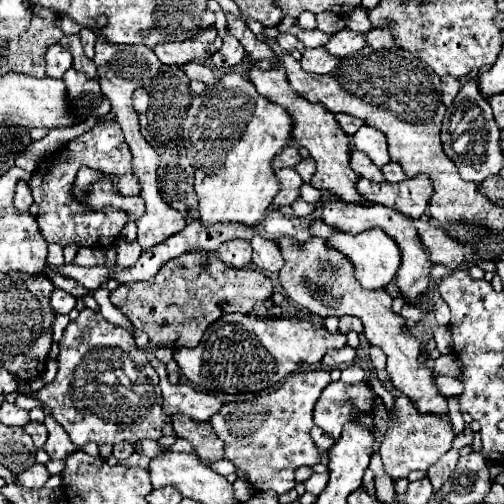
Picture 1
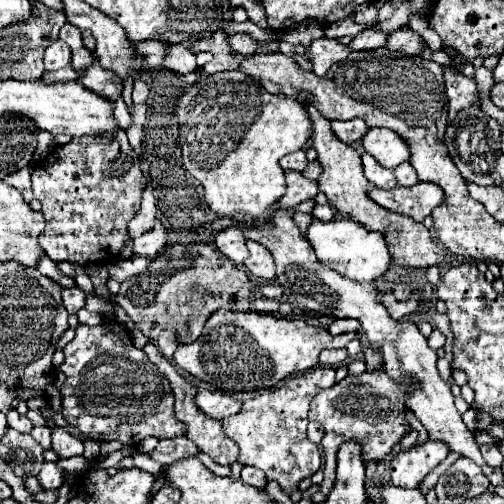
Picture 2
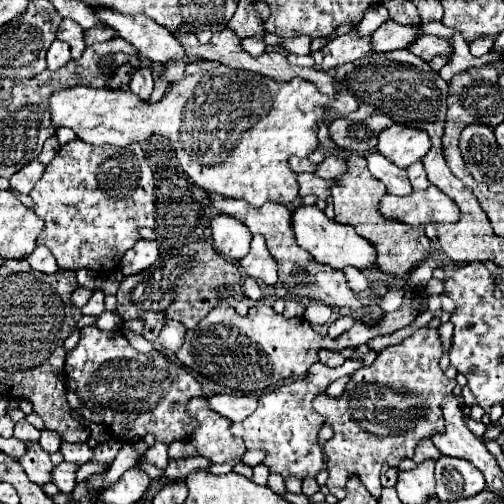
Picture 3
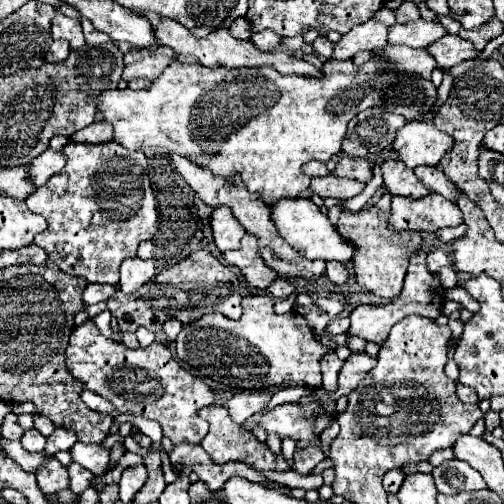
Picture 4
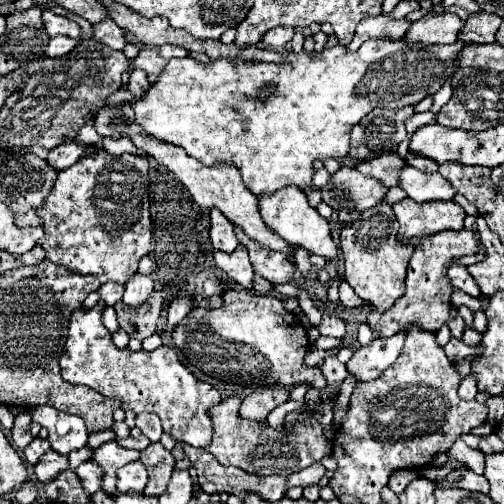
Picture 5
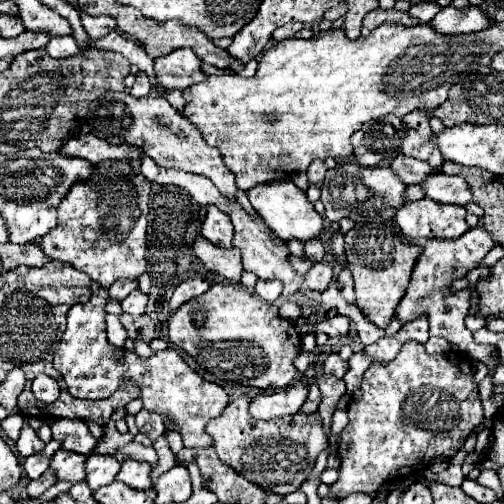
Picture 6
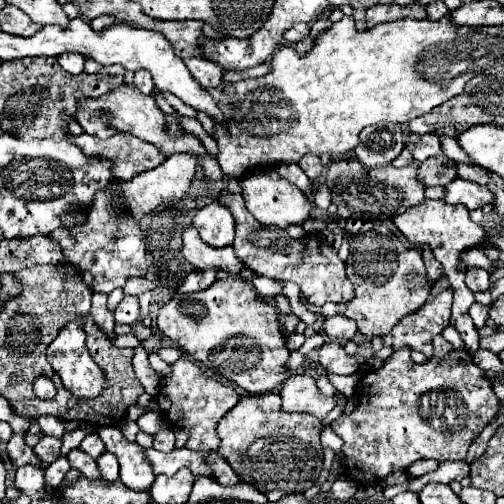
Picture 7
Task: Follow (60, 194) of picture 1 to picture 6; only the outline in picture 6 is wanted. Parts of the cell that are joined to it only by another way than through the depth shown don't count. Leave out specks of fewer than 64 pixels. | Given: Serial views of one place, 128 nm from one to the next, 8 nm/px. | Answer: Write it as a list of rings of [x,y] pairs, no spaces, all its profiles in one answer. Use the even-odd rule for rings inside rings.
[[[106,160],[104,164],[96,164],[96,168],[92,170],[92,176],[90,176],[88,180],[78,180],[78,182],[74,182],[74,184],[70,186],[68,196],[64,196],[64,198],[60,200],[60,206],[58,206],[58,224],[56,224],[56,228],[52,228],[52,232],[48,232],[46,236],[38,238],[36,244],[44,250],[44,254],[46,254],[50,260],[60,260],[60,262],[72,264],[76,270],[86,272],[86,274],[88,274],[92,280],[96,280],[102,288],[108,288],[114,280],[120,280],[120,278],[138,280],[138,276],[148,270],[148,194],[150,194],[150,186],[152,186],[152,182],[148,182],[140,172],[136,172],[130,160]]]

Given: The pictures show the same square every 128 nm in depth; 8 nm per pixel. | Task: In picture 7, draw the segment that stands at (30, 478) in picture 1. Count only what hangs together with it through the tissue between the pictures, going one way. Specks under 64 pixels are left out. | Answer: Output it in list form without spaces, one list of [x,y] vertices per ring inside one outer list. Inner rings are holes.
[[[104,452],[104,456],[98,456],[98,458],[96,458],[96,464],[98,464],[98,470],[100,470],[100,474],[102,474],[102,480],[108,480],[108,482],[118,480],[116,456],[112,456],[110,452]]]

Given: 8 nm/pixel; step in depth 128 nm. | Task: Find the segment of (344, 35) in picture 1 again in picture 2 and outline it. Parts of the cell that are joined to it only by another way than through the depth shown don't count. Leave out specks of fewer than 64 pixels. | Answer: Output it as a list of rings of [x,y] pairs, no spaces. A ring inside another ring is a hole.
[[[362,30],[358,32],[352,42],[348,44],[352,50],[374,50],[374,48],[382,48],[386,42],[386,32],[380,30]]]

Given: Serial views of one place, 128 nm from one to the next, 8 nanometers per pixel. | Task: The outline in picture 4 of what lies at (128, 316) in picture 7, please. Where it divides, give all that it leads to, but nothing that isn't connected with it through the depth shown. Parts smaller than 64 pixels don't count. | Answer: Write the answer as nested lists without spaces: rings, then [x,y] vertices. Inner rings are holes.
[[[138,256],[126,258],[120,266],[120,290],[126,294],[132,294],[144,282],[154,278],[154,274],[156,274],[154,260],[144,260]]]

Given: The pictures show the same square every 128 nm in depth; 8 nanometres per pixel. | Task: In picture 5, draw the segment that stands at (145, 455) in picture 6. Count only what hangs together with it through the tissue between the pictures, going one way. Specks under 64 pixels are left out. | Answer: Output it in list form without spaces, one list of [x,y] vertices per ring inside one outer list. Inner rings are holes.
[[[110,440],[92,450],[90,460],[102,470],[102,492],[104,494],[112,498],[112,494],[116,492],[116,470],[128,462],[138,460],[138,456],[140,456],[138,450],[122,448],[116,440]]]

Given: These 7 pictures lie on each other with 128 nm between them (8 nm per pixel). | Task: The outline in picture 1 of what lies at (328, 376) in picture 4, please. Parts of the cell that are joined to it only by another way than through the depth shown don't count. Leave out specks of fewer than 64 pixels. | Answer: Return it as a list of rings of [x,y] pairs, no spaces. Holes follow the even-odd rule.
[[[344,346],[338,350],[328,350],[322,358],[322,364],[326,368],[346,368],[346,366],[354,364],[354,358],[356,358],[356,350],[350,346]]]

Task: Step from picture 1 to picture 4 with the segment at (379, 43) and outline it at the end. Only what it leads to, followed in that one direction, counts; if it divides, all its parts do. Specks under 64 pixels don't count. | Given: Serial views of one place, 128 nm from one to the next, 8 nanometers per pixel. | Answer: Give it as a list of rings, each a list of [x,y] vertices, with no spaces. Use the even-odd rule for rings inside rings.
[[[448,34],[448,36],[432,42],[426,50],[434,56],[434,60],[444,70],[460,64],[462,60],[478,56],[478,52],[472,48],[472,44],[468,40],[462,40],[460,36],[454,36],[454,34]]]

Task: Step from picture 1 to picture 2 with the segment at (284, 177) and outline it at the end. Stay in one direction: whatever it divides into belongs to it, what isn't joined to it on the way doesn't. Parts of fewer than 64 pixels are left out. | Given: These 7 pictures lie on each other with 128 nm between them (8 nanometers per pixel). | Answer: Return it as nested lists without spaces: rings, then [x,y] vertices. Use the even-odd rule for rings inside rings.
[[[286,170],[286,182],[288,182],[288,190],[278,202],[282,210],[292,210],[296,204],[310,200],[318,194],[316,182],[304,178],[298,170]]]

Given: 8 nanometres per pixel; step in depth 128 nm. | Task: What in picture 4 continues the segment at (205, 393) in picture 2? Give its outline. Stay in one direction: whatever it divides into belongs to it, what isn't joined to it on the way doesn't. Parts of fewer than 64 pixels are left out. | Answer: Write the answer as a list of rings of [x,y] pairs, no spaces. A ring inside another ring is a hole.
[[[238,392],[236,396],[232,396],[224,406],[230,412],[230,418],[236,424],[242,424],[248,416],[260,412],[266,408],[266,404],[270,402],[270,394],[266,392]]]

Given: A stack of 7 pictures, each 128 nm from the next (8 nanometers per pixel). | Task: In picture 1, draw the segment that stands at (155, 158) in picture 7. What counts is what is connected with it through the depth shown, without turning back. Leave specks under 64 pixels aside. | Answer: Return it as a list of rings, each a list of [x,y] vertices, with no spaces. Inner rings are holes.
[[[20,180],[16,186],[16,194],[14,194],[14,206],[16,206],[16,210],[26,212],[30,208],[30,204],[32,204],[32,194],[28,190],[28,184]]]

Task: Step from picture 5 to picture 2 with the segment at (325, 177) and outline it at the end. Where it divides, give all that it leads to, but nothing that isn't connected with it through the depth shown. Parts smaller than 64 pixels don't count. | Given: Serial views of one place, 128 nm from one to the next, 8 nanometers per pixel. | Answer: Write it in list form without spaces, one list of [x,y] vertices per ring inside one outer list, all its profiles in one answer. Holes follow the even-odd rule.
[[[298,150],[298,152],[292,152],[292,154],[284,156],[284,158],[280,158],[280,166],[282,166],[284,170],[292,168],[292,170],[302,172],[302,170],[306,168],[306,164],[308,164],[308,160],[306,160],[306,156],[304,156],[304,150]]]

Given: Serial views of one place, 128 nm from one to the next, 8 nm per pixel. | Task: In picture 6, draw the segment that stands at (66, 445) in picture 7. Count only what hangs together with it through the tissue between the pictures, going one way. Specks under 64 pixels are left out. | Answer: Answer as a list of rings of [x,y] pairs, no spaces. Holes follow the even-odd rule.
[[[50,440],[44,450],[40,454],[34,454],[34,456],[28,456],[24,460],[24,470],[26,470],[26,476],[28,478],[40,478],[46,470],[48,470],[48,464],[50,464],[50,458],[52,454],[60,448],[60,444],[56,444],[56,440]]]

